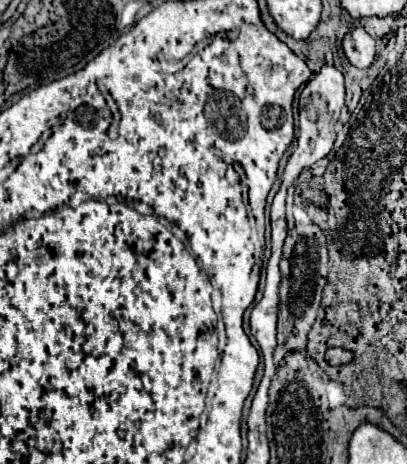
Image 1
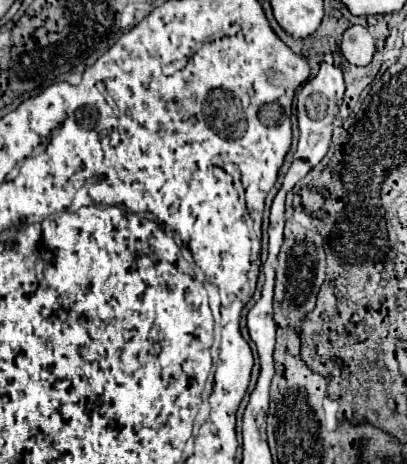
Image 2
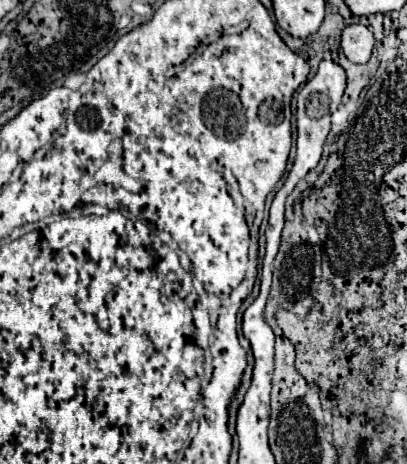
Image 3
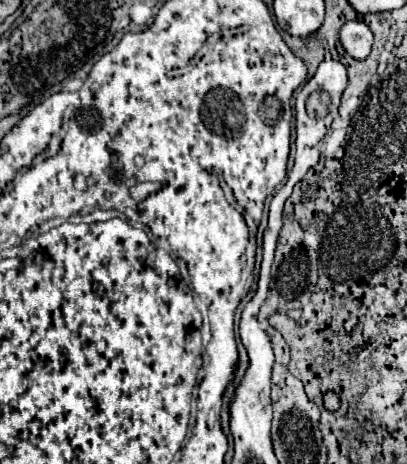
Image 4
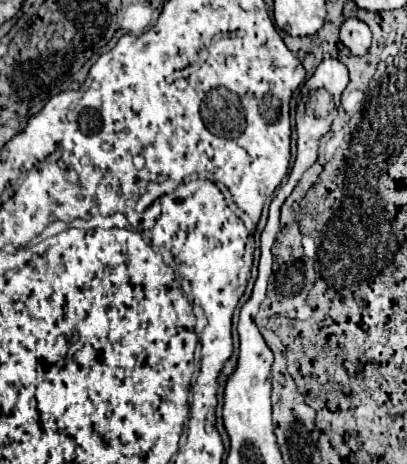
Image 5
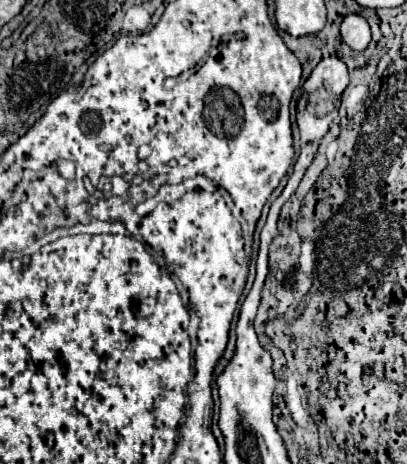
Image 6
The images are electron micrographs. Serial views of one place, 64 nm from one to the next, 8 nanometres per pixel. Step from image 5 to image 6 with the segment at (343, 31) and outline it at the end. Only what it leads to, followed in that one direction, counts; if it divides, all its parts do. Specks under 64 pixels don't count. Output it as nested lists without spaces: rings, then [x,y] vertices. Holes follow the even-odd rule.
[[[350,14],[342,20],[342,26],[340,26],[340,34],[342,34],[342,40],[356,52],[362,52],[368,48],[370,44],[370,26],[368,22],[358,16],[358,14]]]

